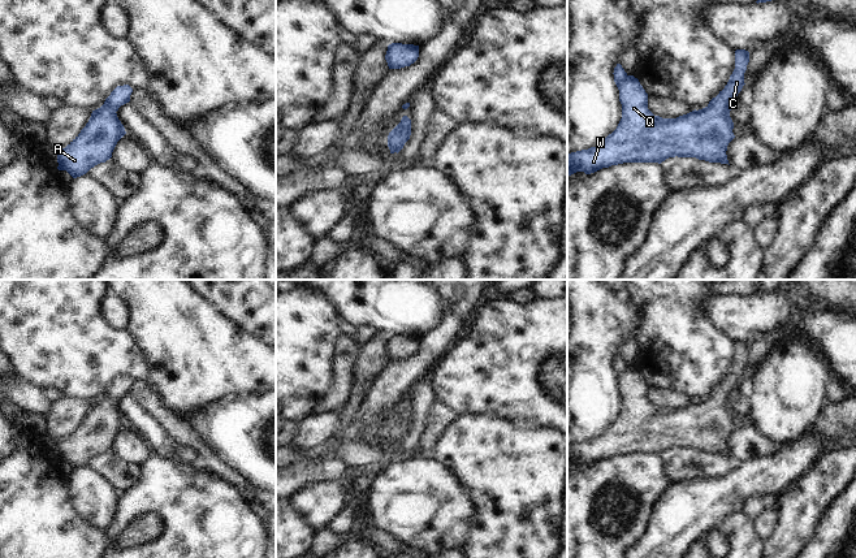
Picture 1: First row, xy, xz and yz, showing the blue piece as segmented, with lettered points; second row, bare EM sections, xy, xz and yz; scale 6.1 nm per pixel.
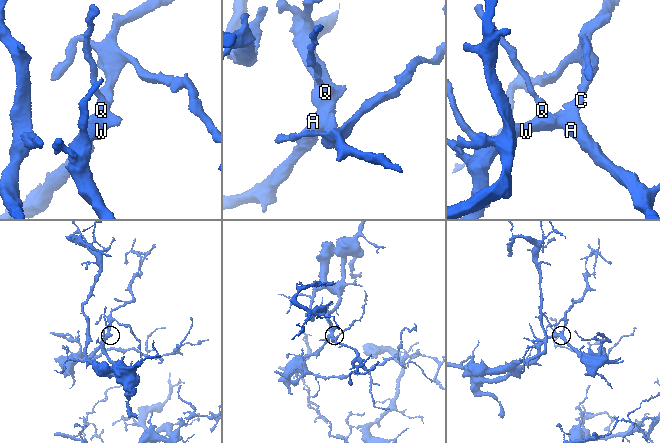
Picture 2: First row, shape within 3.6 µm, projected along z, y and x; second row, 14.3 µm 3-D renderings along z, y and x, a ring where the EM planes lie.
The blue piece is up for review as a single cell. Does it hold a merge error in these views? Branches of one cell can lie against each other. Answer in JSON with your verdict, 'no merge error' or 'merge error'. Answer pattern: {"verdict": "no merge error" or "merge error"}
{"verdict": "no merge error"}

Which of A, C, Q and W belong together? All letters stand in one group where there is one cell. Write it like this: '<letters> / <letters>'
A C Q W

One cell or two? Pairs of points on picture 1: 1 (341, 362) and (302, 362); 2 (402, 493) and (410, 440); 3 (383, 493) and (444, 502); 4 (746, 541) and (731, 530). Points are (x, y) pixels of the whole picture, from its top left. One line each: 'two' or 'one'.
1: two
2: two
3: one
4: one

